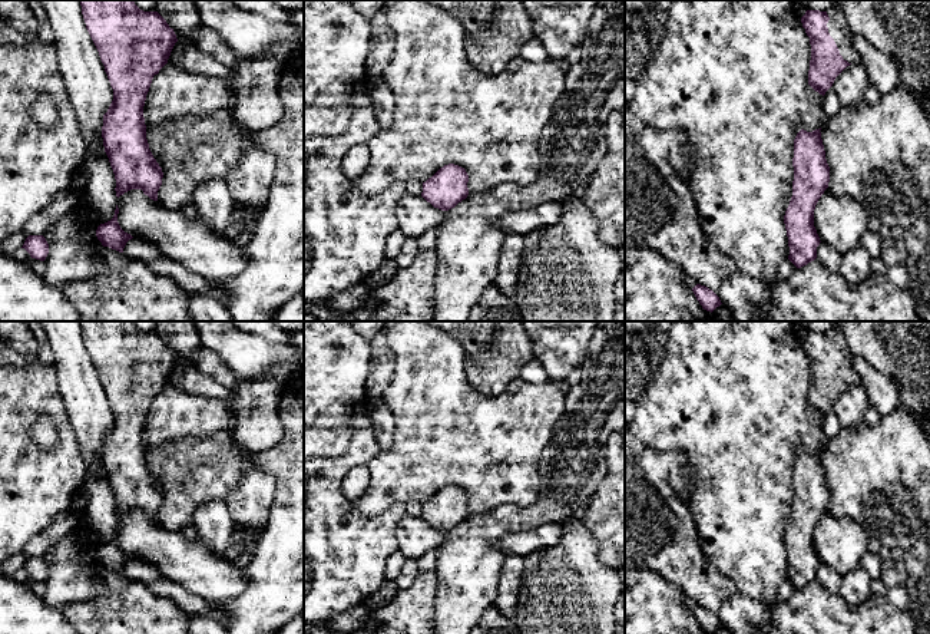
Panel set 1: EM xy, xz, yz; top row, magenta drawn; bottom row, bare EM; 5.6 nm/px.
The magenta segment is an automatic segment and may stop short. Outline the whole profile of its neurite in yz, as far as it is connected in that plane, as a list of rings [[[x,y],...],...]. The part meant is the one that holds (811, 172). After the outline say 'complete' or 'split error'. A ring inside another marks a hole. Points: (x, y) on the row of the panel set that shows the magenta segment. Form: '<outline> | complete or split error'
[[[821,128],[812,132],[801,129],[794,139],[794,181],[792,197],[784,215],[784,224],[788,237],[790,255],[788,260],[801,268],[817,258],[817,247],[820,245],[820,237],[814,227],[814,209],[828,188],[830,166],[825,159],[825,151],[821,139]]] | complete

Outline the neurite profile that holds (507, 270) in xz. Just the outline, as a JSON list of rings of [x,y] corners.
[[[507,232],[500,251],[494,285],[507,297],[517,288],[519,265],[523,254],[523,237]]]

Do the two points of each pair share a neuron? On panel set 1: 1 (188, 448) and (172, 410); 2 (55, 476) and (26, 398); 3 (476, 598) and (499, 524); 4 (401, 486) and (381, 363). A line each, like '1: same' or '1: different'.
1: different
2: same
3: same
4: different

